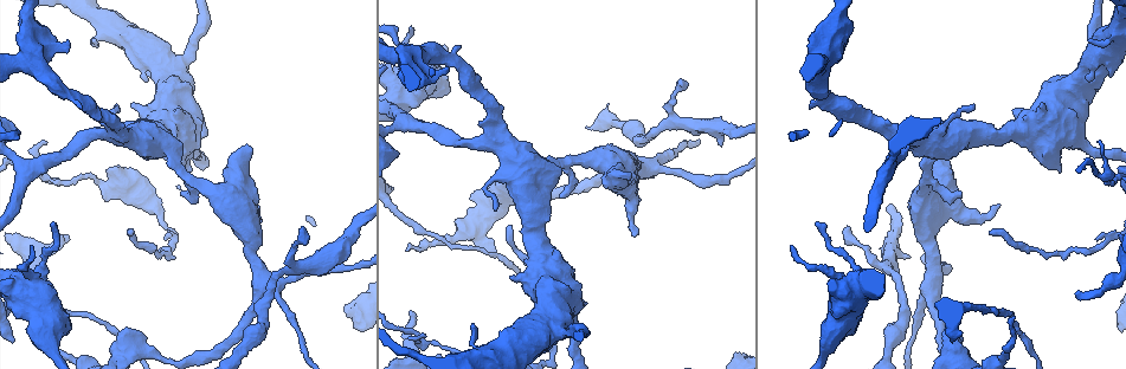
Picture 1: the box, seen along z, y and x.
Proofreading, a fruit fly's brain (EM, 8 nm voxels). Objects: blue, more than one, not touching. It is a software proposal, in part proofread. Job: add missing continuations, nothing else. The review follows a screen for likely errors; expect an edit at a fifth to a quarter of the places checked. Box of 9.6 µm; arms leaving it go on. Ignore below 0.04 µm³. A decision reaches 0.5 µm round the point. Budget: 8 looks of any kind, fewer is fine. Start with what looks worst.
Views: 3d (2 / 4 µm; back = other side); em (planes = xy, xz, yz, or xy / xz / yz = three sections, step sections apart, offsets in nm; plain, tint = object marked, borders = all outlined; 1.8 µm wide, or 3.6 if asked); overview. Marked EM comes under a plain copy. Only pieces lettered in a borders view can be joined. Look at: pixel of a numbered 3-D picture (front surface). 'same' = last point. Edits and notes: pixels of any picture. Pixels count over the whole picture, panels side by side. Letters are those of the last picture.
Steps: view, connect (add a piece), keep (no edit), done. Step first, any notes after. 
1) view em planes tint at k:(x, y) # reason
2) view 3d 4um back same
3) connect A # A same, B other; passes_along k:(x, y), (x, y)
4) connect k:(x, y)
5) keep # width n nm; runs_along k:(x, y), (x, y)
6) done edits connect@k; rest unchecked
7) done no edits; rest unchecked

view 3d 2um at 1:(412, 311) # free end

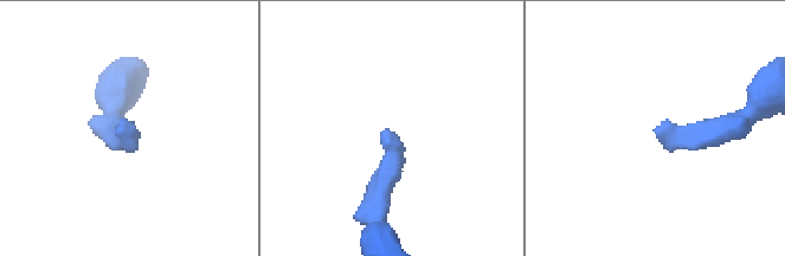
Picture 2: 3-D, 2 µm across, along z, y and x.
view em planes borders at 2:(383, 135) # need the tissue

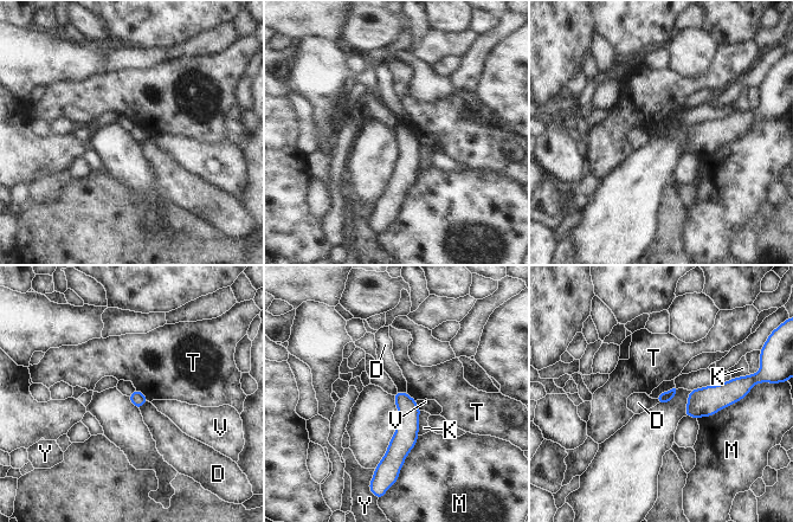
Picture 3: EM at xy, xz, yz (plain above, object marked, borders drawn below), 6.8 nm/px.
keep # longest_contact M 360 nm; D other, K other, M other, T other, V other, Y other; none of them fits

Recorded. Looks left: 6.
view em planes borders at 1:(635, 234)

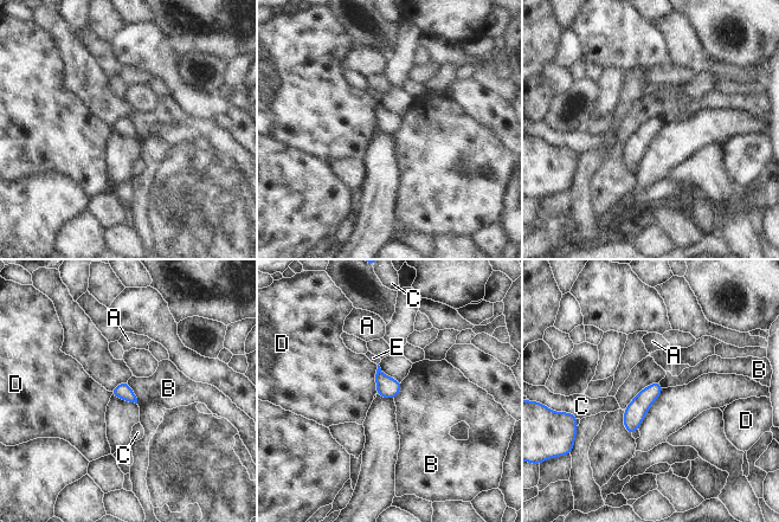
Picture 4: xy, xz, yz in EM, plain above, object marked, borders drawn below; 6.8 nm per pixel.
keep # longest_contact D 200 nm; A other, B other, C other, D other, E other; none of them fits

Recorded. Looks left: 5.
view 3d 4um at 1:(301, 227) # branch stops here

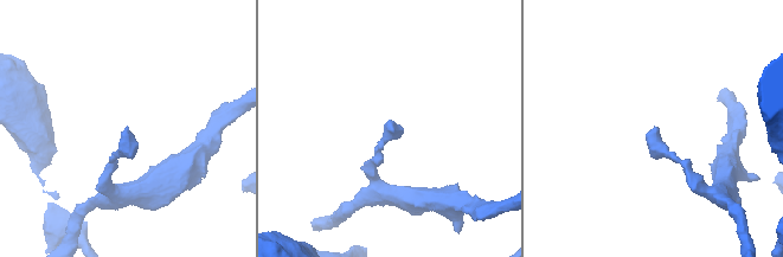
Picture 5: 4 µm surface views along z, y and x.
view em yz step 8 borders at 5:(656, 127)

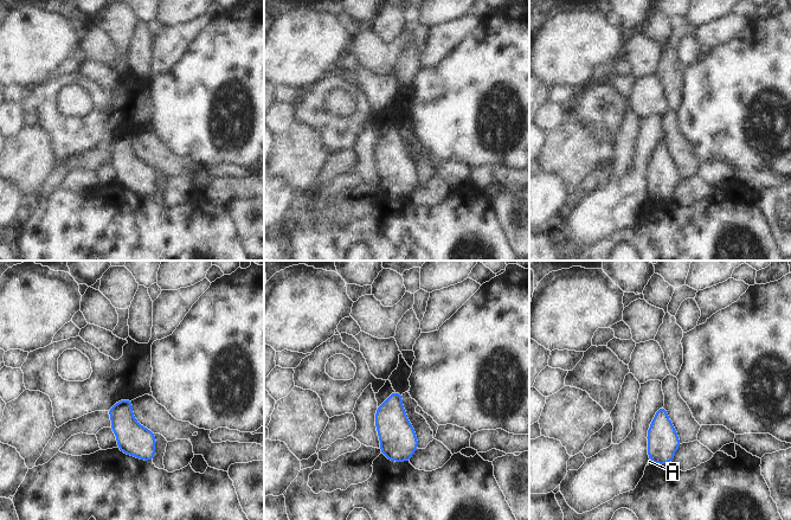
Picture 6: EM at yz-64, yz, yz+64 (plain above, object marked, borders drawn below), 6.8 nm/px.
view em planes borders same # cut it another way

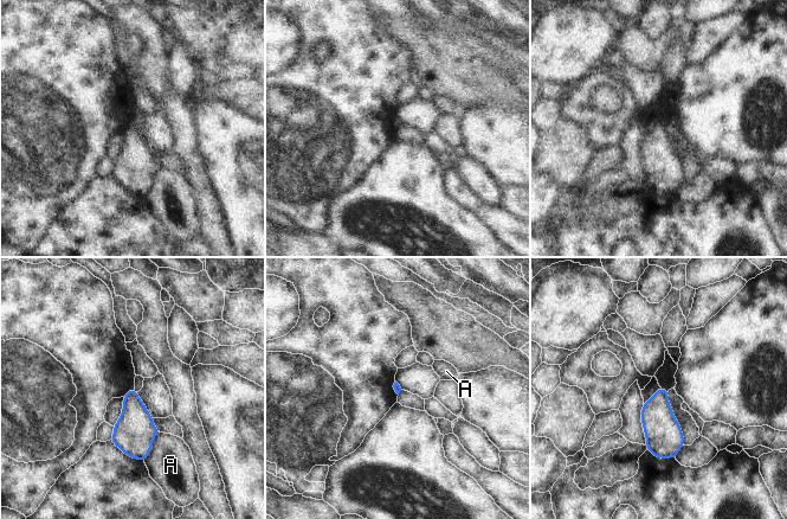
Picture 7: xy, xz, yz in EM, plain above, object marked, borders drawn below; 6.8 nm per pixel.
keep # A other; border 7:(159, 431), (149, 455), (143, 461); no lettered piece goes on from it

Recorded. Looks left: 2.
done no edits; rest unchecked

